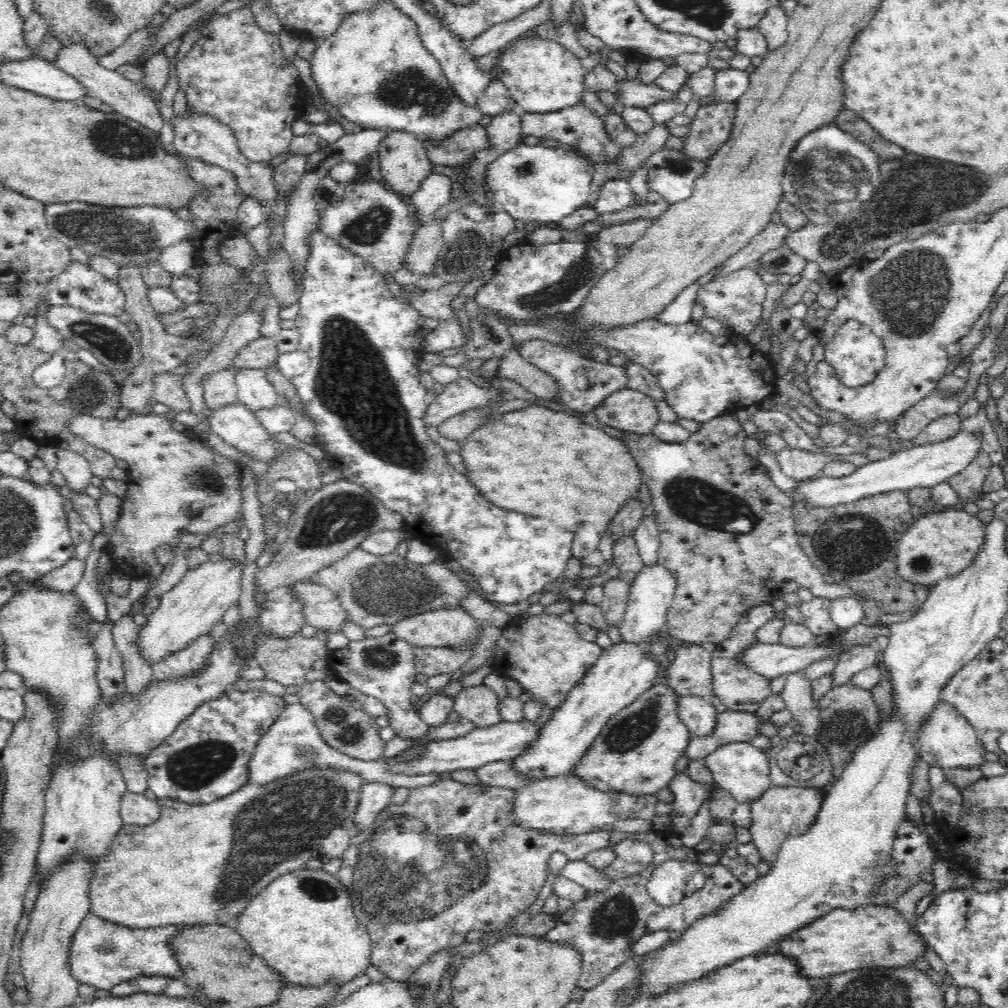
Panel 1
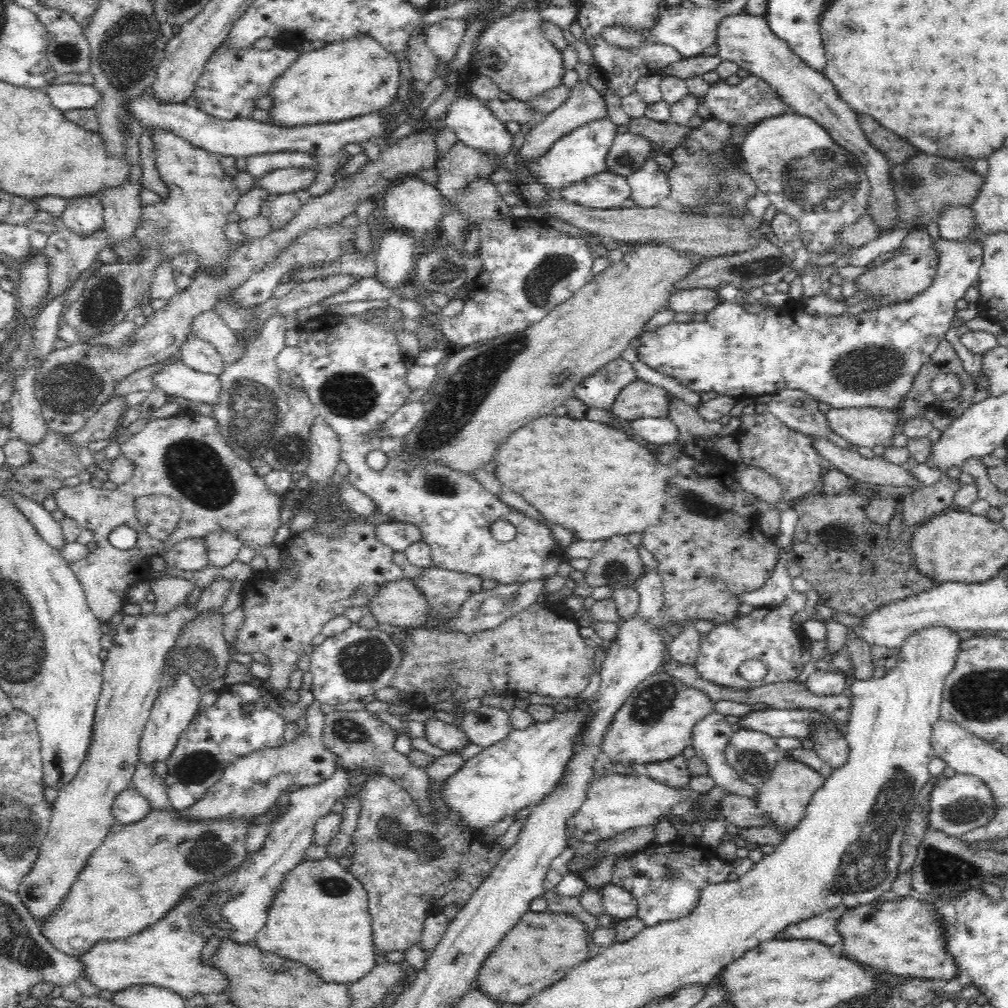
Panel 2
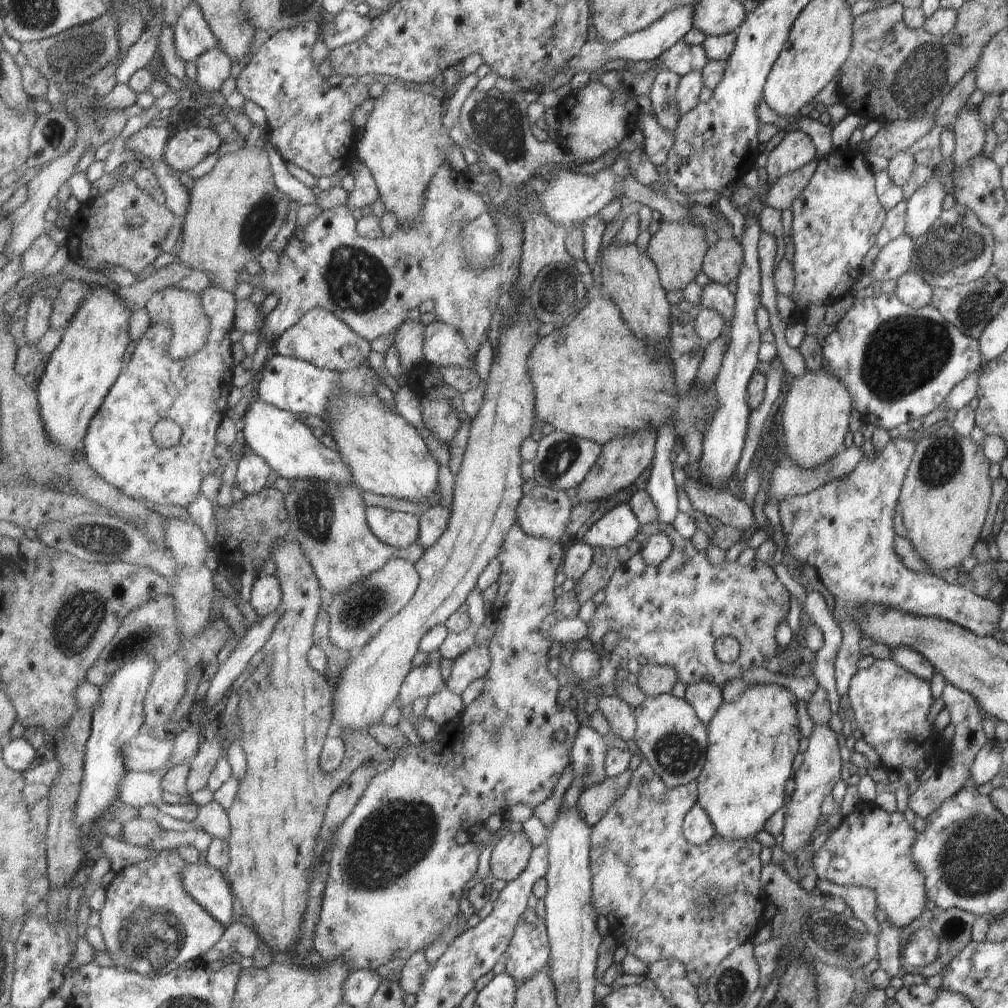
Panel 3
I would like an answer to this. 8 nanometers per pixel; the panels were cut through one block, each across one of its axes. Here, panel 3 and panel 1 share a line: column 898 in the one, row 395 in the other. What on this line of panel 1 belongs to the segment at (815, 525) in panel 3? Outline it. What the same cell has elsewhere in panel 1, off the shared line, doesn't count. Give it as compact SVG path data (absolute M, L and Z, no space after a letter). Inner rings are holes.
M530 338L522 342L520 346L515 346L523 359L536 365L541 371L552 375L559 384L560 404L566 404L578 412L594 412L595 408L614 392L627 387L628 375L626 367L612 365L608 362L597 362L594 359L586 359L580 353L566 351L553 342L548 342L543 338ZM459 376L454 382L446 384L441 394L428 400L425 424L427 427L437 428L455 414L490 402L494 394L496 394L494 387L481 388L467 377Z

